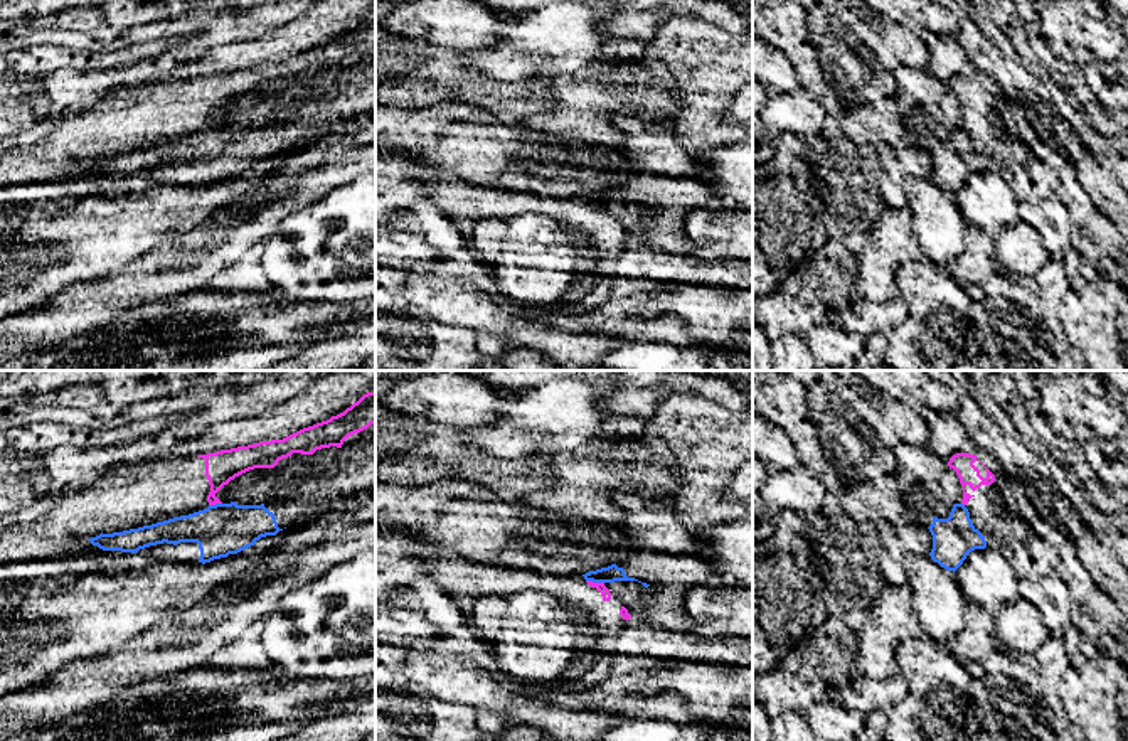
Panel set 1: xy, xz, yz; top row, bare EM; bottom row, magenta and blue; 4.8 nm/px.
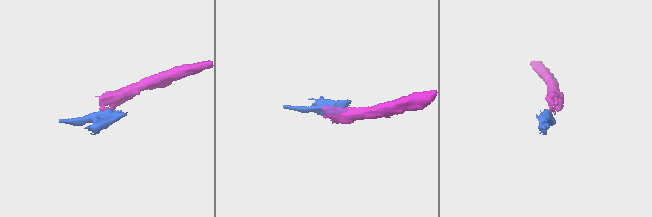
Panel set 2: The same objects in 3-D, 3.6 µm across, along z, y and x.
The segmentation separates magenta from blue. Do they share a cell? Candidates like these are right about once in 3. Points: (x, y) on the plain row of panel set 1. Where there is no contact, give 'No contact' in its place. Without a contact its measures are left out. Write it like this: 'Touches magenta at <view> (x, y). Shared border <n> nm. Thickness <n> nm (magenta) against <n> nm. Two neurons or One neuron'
Touches magenta at xz (595, 206). Shared border 90 nm. Thickness 50 nm (magenta) against 80 nm. Two neurons

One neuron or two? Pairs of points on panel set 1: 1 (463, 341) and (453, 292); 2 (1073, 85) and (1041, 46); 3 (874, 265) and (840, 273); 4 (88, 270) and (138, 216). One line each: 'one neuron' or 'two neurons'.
1: two neurons
2: one neuron
3: two neurons
4: one neuron

